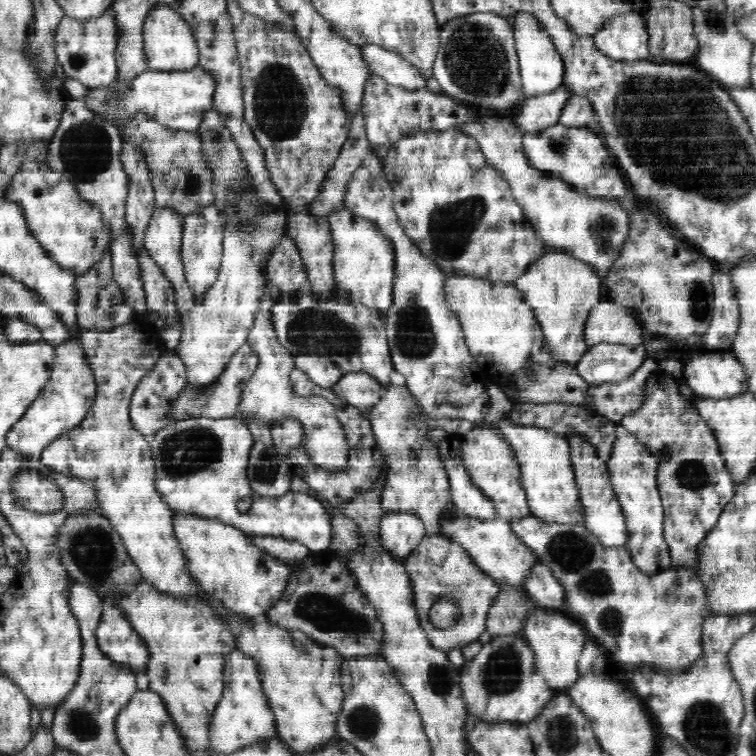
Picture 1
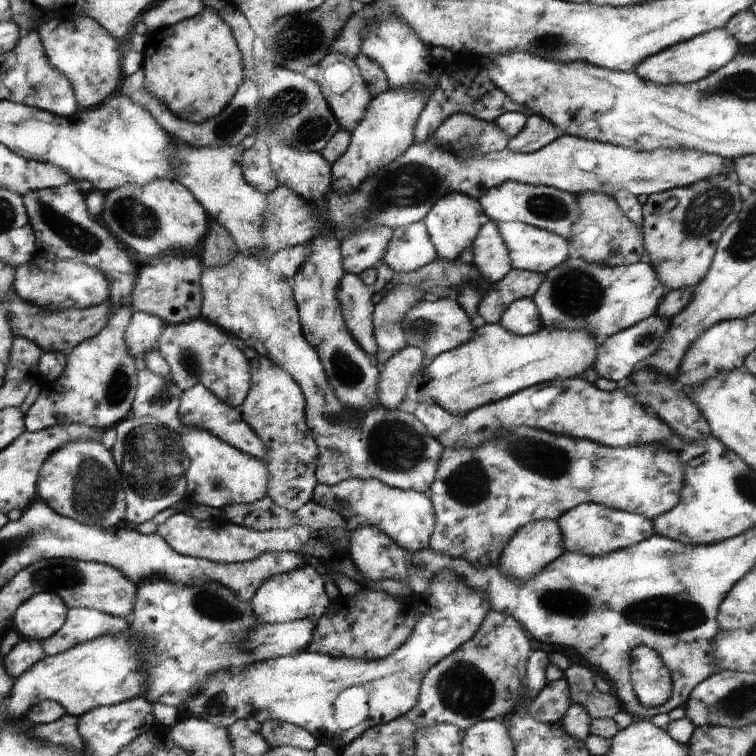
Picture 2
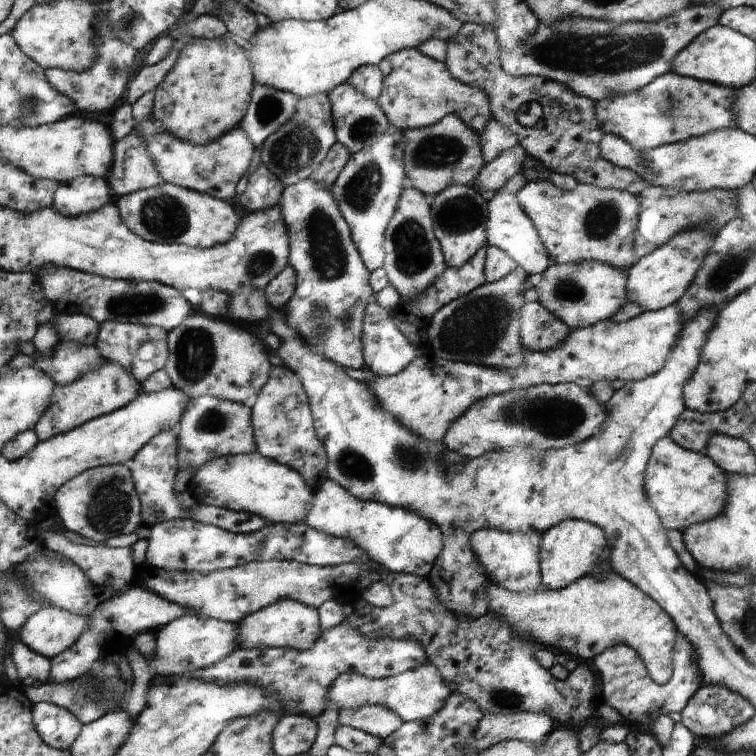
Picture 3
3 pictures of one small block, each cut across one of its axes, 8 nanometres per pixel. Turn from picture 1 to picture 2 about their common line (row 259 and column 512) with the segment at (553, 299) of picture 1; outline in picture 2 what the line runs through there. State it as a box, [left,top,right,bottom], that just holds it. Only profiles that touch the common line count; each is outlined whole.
[498,519,565,580]

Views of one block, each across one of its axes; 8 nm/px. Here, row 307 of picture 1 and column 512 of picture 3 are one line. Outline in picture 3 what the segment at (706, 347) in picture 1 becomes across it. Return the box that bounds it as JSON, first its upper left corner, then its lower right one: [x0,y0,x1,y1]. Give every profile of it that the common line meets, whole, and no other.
[474,712,555,754]

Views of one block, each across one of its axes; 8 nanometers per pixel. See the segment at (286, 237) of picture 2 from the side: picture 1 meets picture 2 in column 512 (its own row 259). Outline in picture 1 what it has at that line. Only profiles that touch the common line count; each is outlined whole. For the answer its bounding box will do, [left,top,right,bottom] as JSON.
[143,207,196,320]

